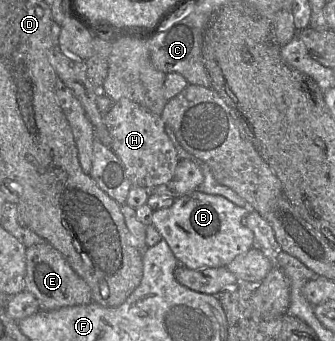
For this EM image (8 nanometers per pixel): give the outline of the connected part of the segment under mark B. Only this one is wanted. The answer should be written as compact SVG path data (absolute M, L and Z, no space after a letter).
M198 190L181 196L166 209L154 211L151 224L170 247L179 263L189 269L226 267L237 256L248 252L254 245L254 234L245 225L249 208L242 208L224 197L209 195Z

